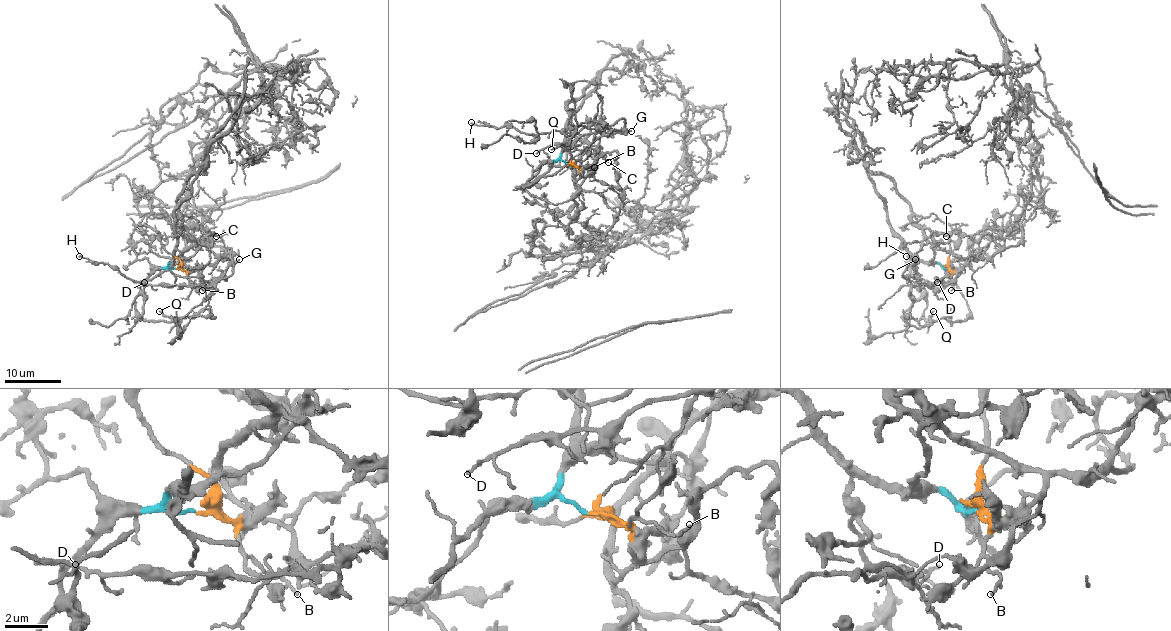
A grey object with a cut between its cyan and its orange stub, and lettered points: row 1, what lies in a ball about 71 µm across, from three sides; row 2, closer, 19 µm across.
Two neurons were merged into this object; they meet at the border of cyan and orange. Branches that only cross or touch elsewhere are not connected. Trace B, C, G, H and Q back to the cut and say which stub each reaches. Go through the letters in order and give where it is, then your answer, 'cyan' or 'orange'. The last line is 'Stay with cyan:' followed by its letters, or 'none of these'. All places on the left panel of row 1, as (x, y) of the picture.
B: (202, 290) | orange
C: (216, 236) | orange
G: (239, 259) | cyan
H: (79, 256) | cyan
Q: (159, 311) | cyan
Stay with cyan: G, H, Q

